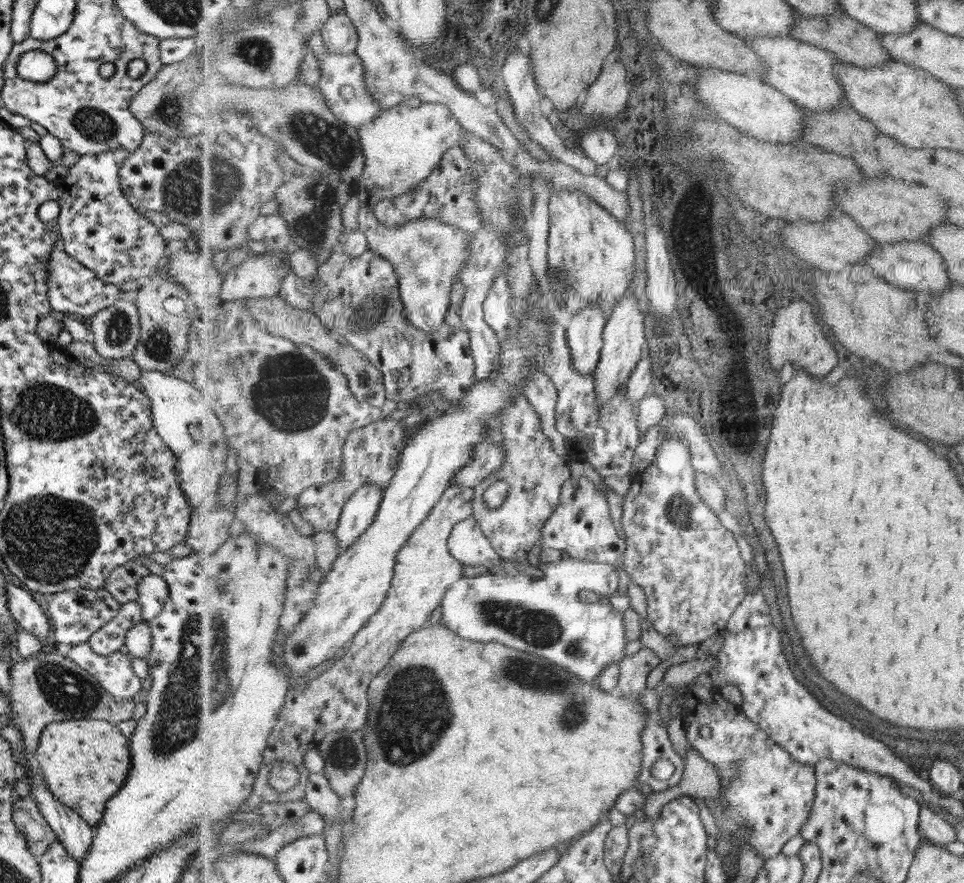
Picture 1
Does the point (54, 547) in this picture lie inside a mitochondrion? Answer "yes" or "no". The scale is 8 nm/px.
yes

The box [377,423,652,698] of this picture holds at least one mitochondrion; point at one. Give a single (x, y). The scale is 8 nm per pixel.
(538, 628)

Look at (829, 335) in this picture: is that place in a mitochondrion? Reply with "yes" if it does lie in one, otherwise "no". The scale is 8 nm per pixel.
no

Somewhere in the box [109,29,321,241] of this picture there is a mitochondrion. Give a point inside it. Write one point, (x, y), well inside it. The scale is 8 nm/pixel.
(197, 186)

